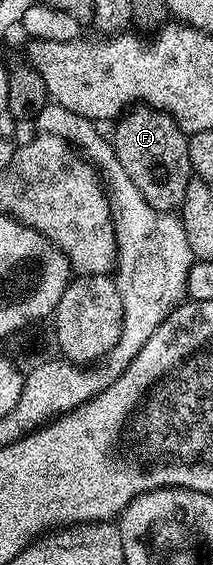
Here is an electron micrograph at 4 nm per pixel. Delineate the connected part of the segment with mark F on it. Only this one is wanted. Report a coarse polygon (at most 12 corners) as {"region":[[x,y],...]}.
{"region":[[129,109],[116,163],[146,204],[179,208],[194,176],[189,135],[170,115]]}

